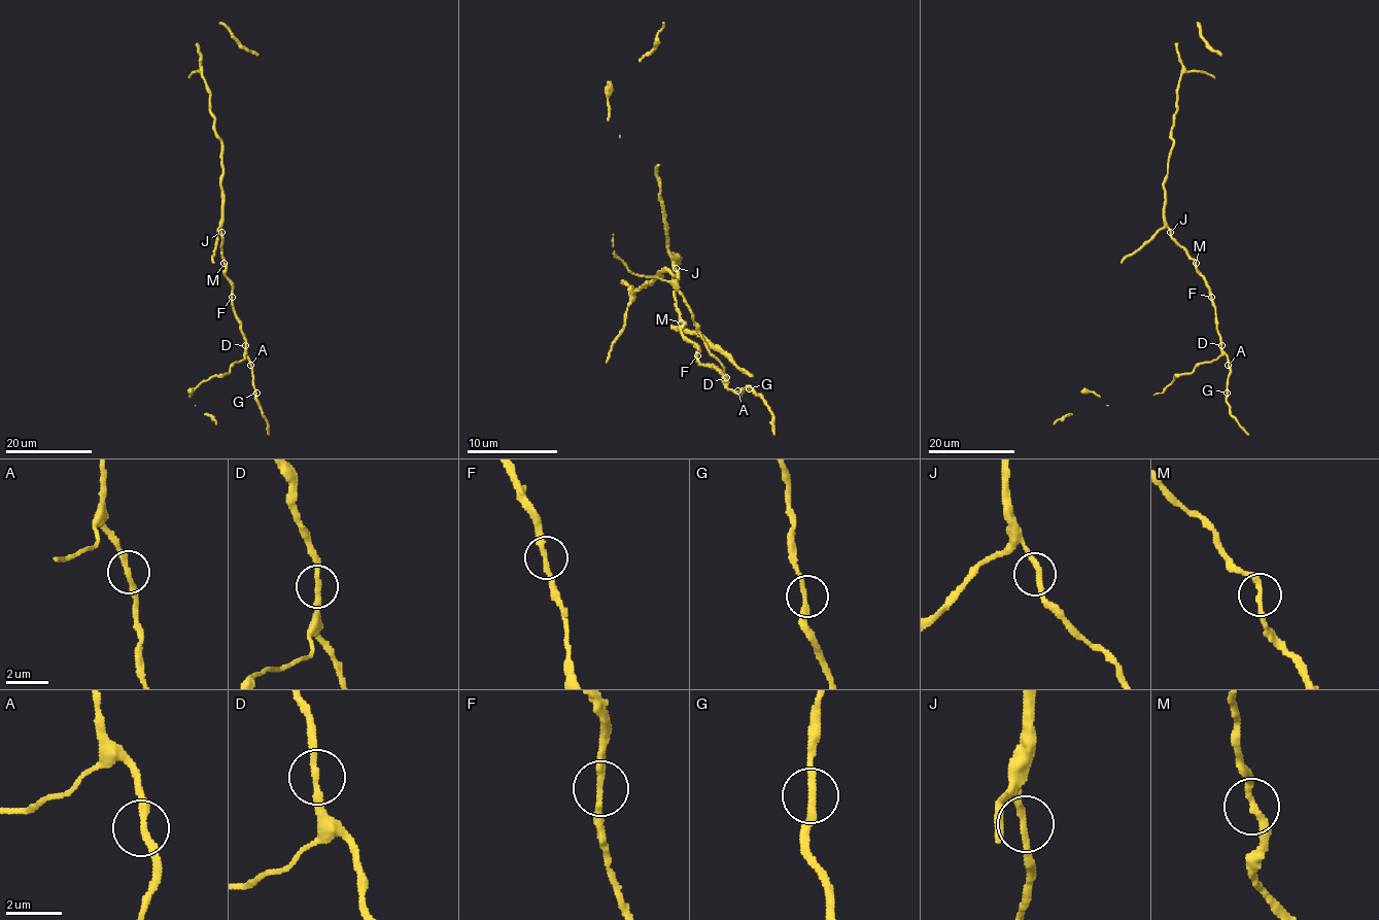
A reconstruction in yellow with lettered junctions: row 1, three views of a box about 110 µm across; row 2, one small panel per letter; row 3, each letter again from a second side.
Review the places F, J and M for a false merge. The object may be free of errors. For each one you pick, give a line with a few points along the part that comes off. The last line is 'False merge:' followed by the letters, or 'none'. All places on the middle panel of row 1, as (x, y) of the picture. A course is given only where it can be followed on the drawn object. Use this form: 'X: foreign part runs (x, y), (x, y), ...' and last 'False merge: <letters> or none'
False merge: none

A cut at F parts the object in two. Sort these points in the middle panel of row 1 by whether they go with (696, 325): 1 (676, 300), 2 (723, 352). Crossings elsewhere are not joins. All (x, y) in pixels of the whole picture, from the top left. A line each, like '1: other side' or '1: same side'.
1: other side
2: other side

